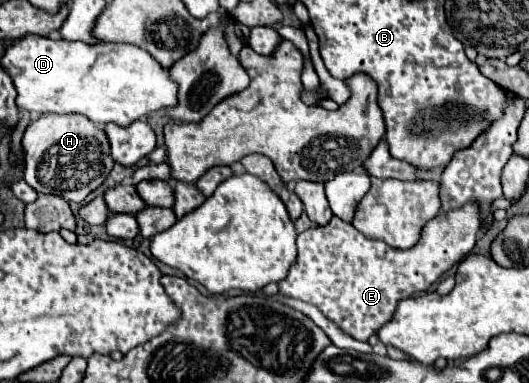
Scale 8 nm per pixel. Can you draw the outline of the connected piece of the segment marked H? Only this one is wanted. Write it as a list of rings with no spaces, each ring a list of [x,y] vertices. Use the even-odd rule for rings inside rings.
[[[45,114],[31,120],[23,134],[23,148],[25,182],[39,194],[57,194],[67,198],[67,202],[83,202],[89,192],[103,184],[113,168],[109,142],[105,142],[101,126],[79,114]]]

